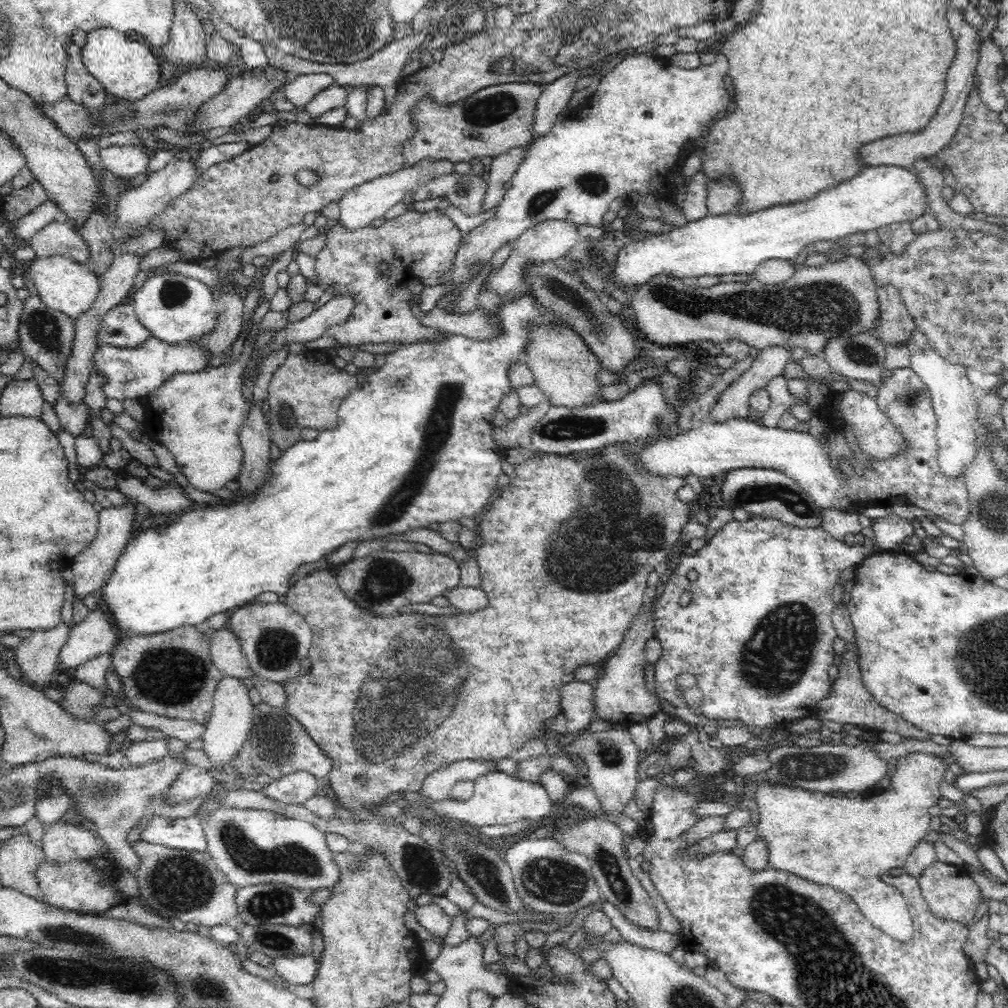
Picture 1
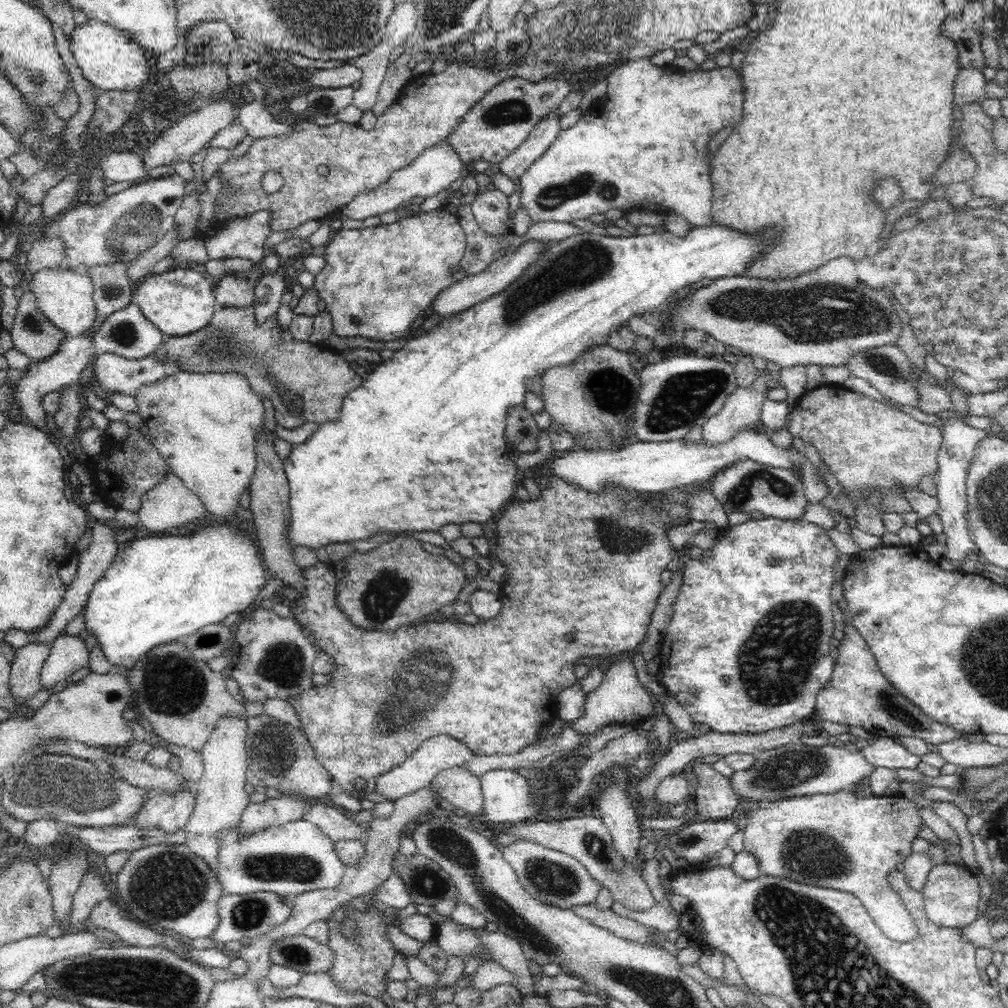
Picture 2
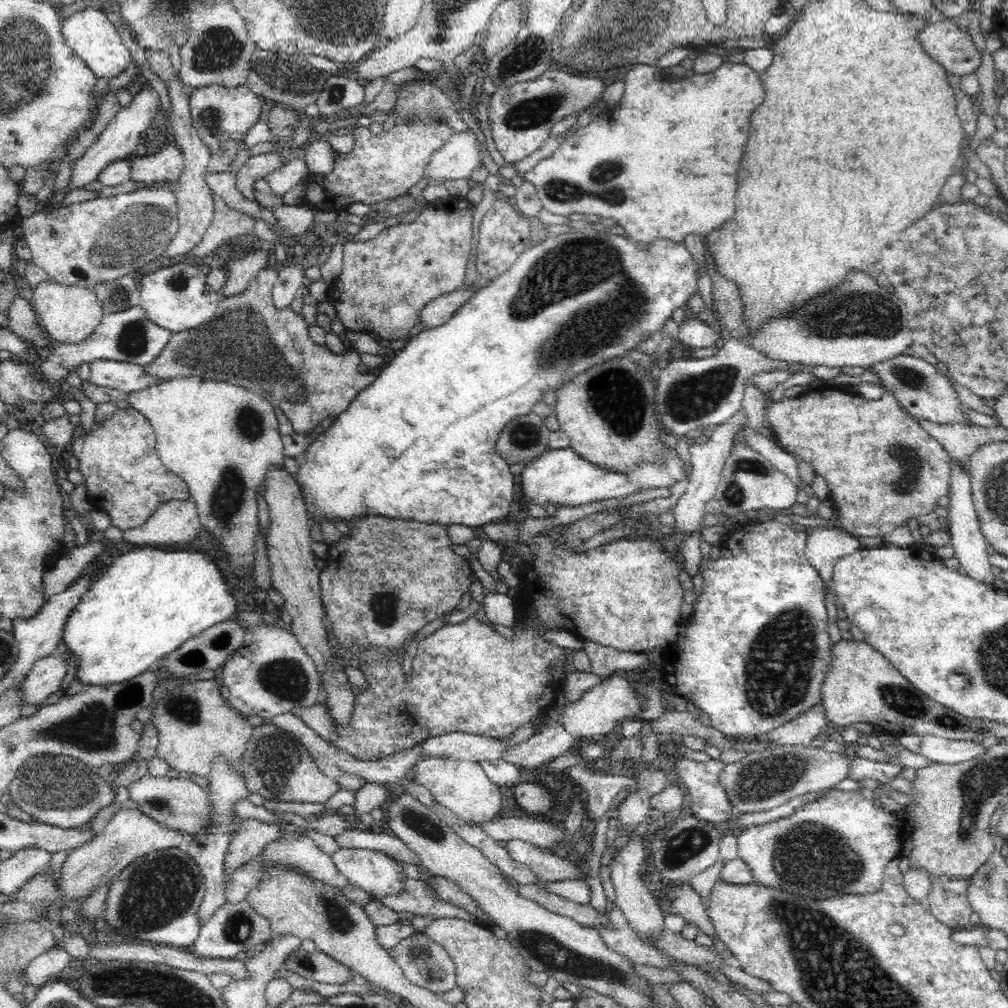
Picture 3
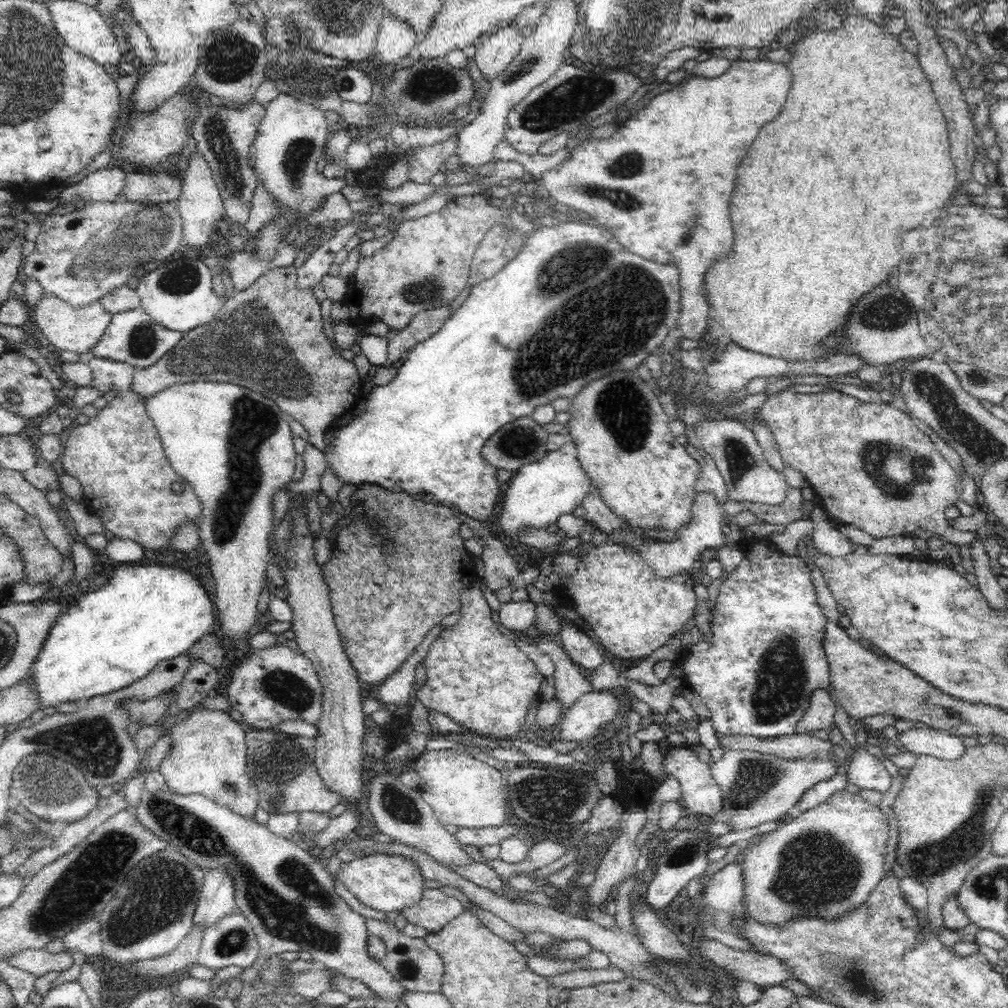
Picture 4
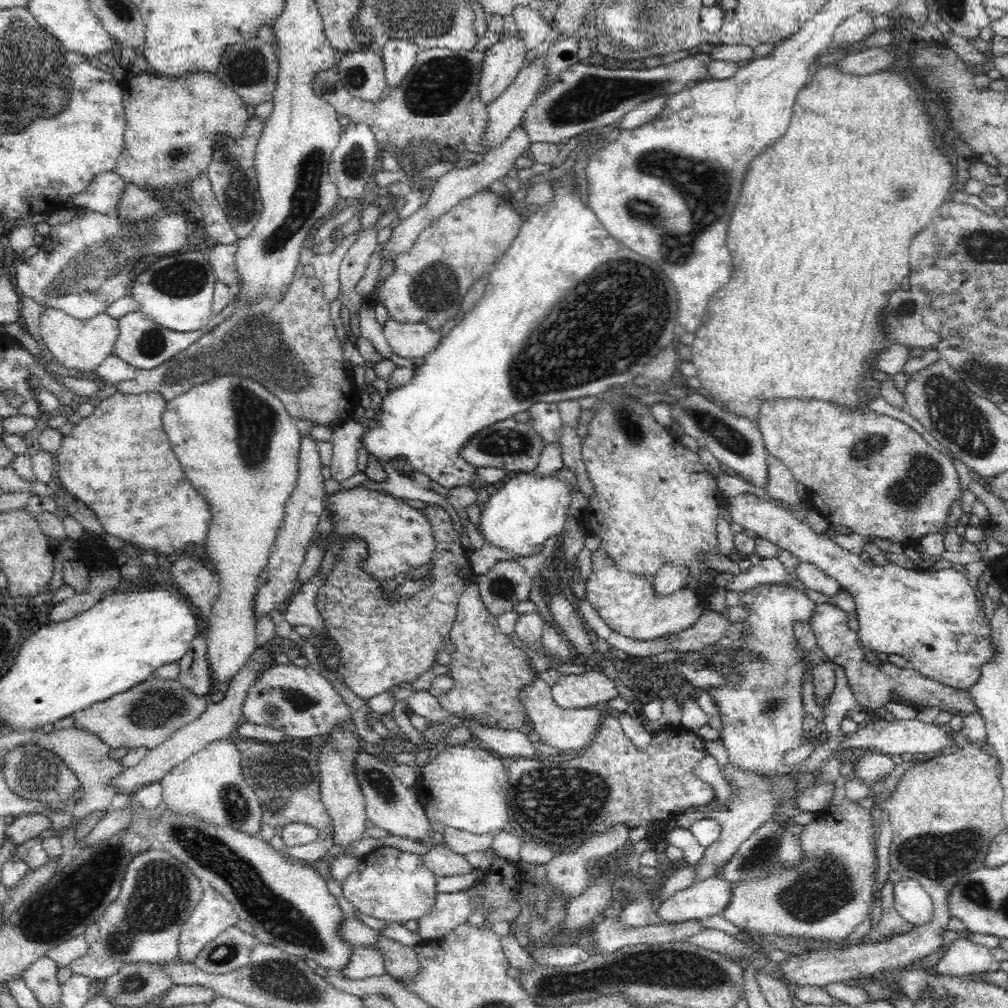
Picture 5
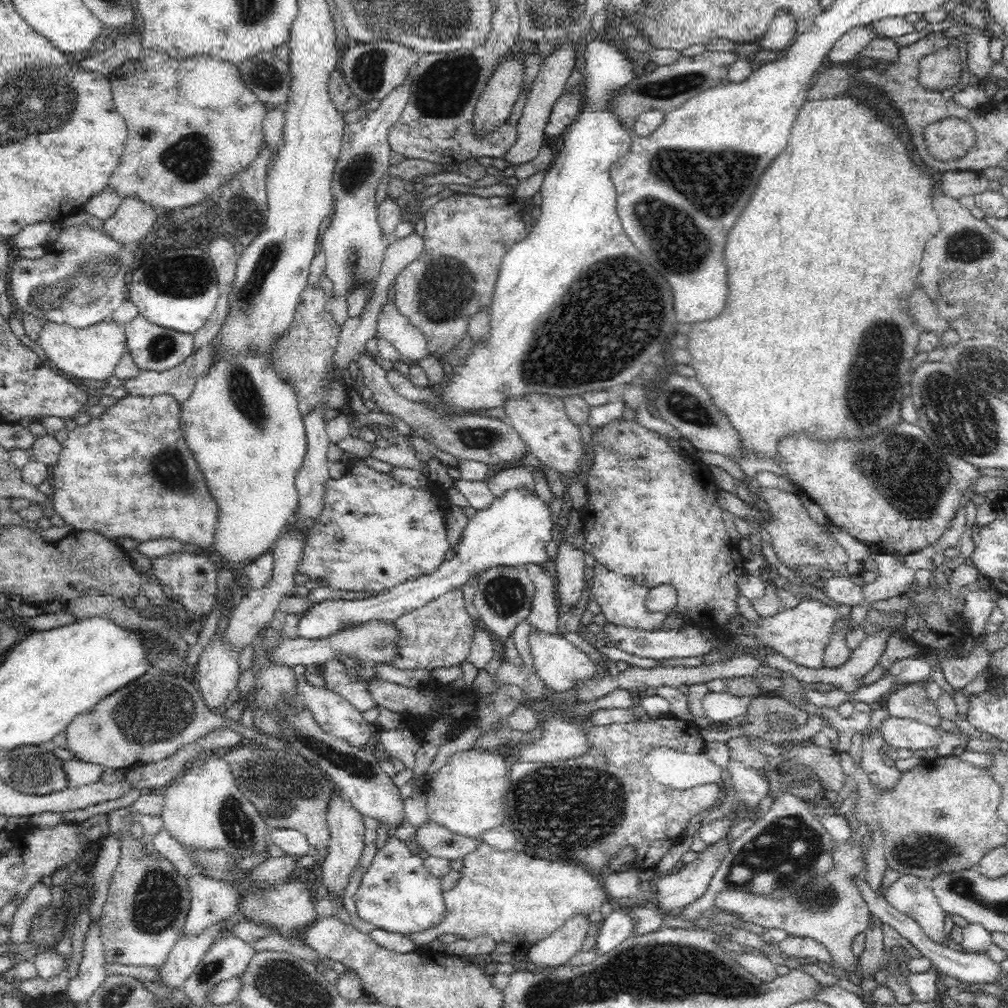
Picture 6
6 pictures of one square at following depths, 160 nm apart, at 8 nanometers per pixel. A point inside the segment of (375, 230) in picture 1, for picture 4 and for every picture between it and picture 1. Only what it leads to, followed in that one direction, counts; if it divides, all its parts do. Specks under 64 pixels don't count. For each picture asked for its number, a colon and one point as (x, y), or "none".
2: (378, 282)
3: (384, 284)
4: (426, 266)

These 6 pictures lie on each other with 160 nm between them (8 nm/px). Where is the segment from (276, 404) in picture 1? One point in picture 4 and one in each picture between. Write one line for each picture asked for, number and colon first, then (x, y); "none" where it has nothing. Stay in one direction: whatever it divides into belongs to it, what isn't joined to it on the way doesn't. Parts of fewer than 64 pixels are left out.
2: (305, 384)
3: (251, 343)
4: (269, 337)

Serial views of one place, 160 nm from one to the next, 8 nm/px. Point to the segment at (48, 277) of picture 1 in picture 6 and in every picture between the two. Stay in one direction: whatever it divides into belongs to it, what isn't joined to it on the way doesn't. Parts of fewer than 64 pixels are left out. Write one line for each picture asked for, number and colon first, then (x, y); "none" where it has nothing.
2: (65, 297)
3: (69, 314)
4: (75, 329)
5: (82, 345)
6: (92, 353)

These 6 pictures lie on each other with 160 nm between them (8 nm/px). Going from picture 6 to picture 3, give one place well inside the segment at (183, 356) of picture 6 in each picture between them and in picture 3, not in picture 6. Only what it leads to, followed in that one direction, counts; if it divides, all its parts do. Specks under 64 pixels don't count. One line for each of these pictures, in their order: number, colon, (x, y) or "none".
3: (129, 336)
4: (132, 337)
5: (141, 342)

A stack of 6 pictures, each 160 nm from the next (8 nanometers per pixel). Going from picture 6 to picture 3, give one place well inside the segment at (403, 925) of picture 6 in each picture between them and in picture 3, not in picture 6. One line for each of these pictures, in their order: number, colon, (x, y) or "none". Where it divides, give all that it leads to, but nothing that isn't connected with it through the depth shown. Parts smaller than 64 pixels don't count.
3: (378, 874)
4: (385, 882)
5: (393, 885)

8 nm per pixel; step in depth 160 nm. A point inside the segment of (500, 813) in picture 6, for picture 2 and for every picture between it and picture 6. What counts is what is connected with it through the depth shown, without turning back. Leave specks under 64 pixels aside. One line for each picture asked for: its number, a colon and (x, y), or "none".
2: (462, 788)
3: (462, 786)
4: (462, 790)
5: (464, 788)

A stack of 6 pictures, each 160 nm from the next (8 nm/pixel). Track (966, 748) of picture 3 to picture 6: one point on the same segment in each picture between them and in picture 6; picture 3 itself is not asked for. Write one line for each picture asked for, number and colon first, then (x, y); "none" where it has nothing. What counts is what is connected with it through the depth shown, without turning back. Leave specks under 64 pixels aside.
4: (921, 741)
5: (914, 736)
6: (901, 733)

